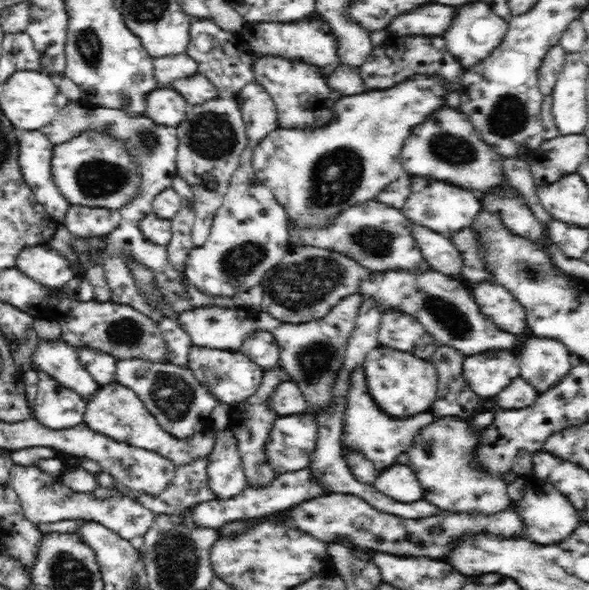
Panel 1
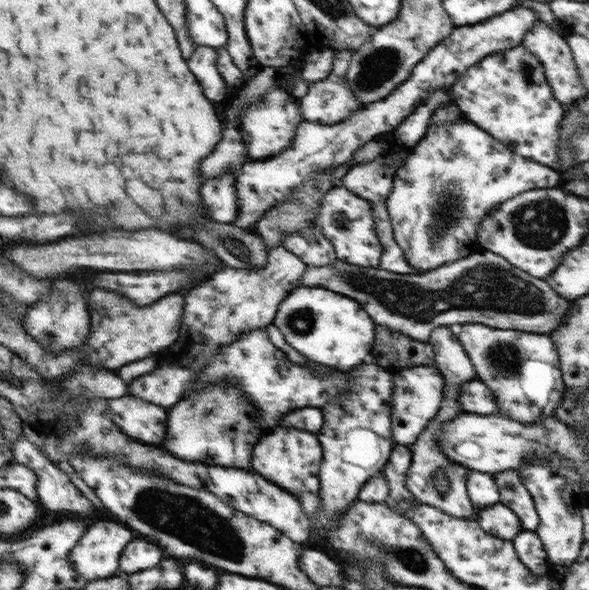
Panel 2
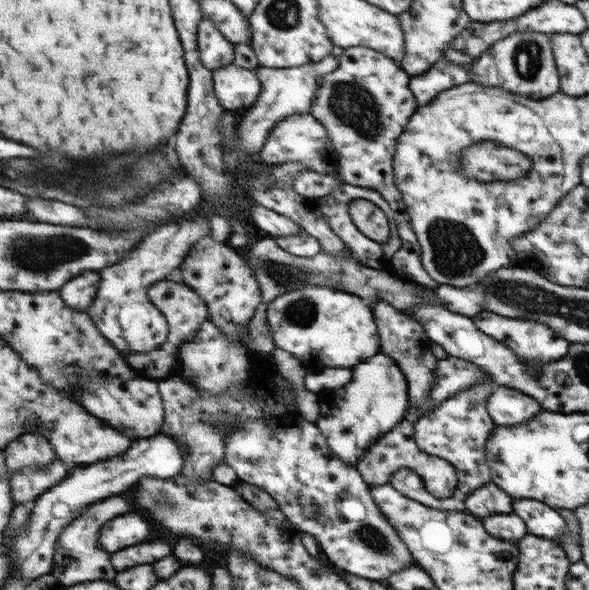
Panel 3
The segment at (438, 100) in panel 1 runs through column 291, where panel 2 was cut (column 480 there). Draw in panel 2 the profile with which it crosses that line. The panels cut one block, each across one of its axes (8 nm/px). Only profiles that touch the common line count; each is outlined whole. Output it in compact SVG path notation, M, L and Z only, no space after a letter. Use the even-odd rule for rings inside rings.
M466 119L456 122L456 124L440 124L440 126L438 126L438 124L429 123L426 134L420 138L414 146L414 152L412 152L409 158L406 158L406 162L398 168L396 179L394 180L394 187L390 192L386 206L390 212L390 220L393 221L394 239L396 239L398 245L404 249L408 263L414 265L415 268L418 268L423 272L428 272L444 266L446 262L453 262L453 260L458 258L464 258L475 250L479 227L482 226L482 219L490 214L494 206L499 206L502 203L505 203L506 200L514 199L516 195L520 195L526 191L558 187L562 181L563 178L558 170L554 170L553 168L540 164L532 159L518 155L517 152L512 151L512 147L508 147L508 145L505 145L502 141L498 141L496 137L490 136L490 133L487 133L484 129Z

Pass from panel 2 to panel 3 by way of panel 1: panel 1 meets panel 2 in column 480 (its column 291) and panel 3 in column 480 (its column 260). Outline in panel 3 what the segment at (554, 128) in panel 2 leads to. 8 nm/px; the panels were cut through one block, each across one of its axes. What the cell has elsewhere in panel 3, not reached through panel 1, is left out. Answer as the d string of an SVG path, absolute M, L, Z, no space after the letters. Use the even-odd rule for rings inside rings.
M516 32L506 40L489 46L470 65L470 81L476 84L497 86L534 100L542 100L561 90L561 74L553 56L552 36L541 32Z

